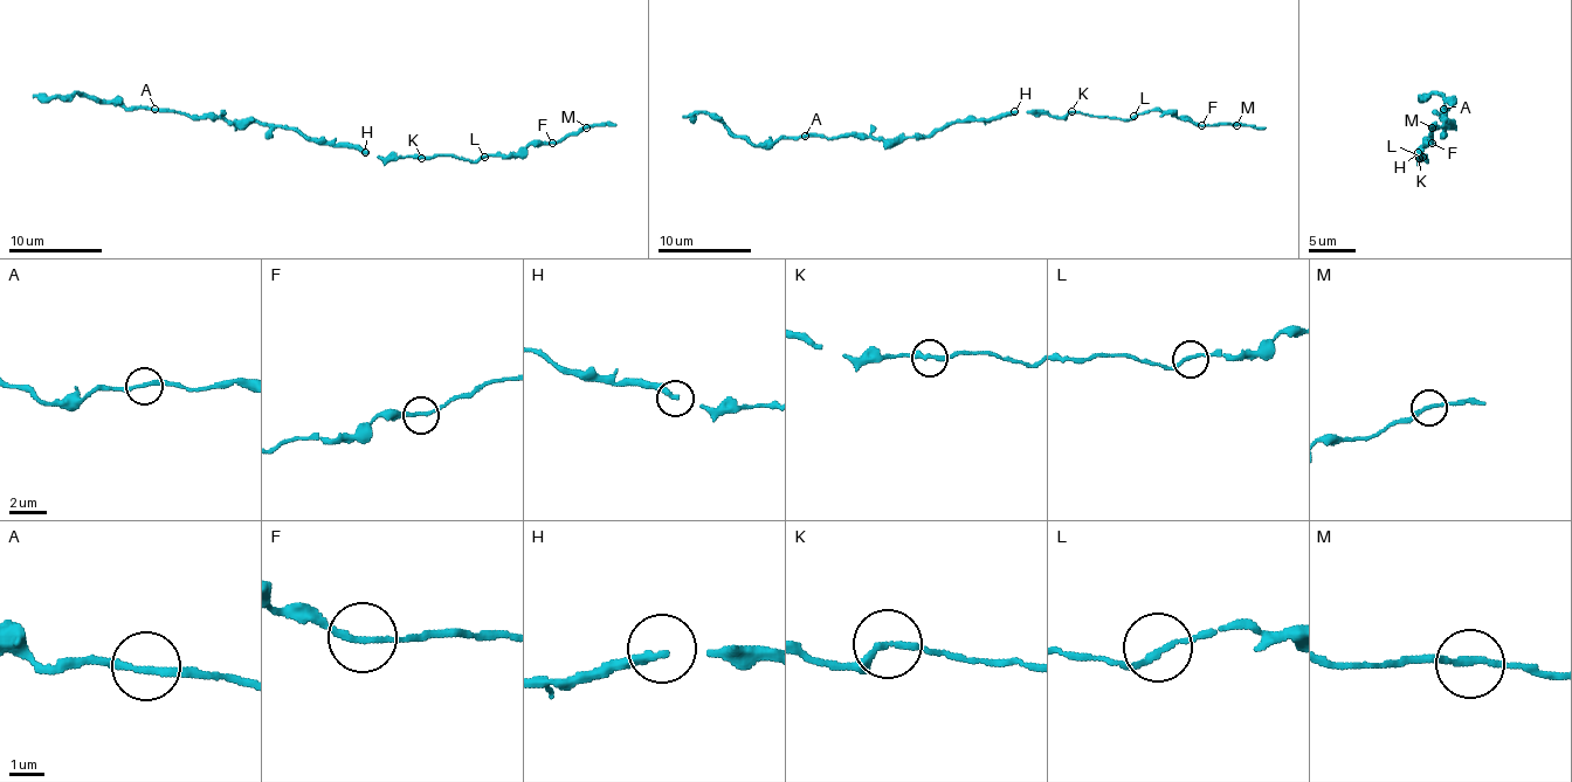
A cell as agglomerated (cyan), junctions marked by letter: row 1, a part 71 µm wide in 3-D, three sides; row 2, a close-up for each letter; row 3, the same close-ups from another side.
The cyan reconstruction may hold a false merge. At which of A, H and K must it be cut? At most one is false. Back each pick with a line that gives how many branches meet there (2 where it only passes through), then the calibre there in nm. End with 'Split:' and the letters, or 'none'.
Split: none

